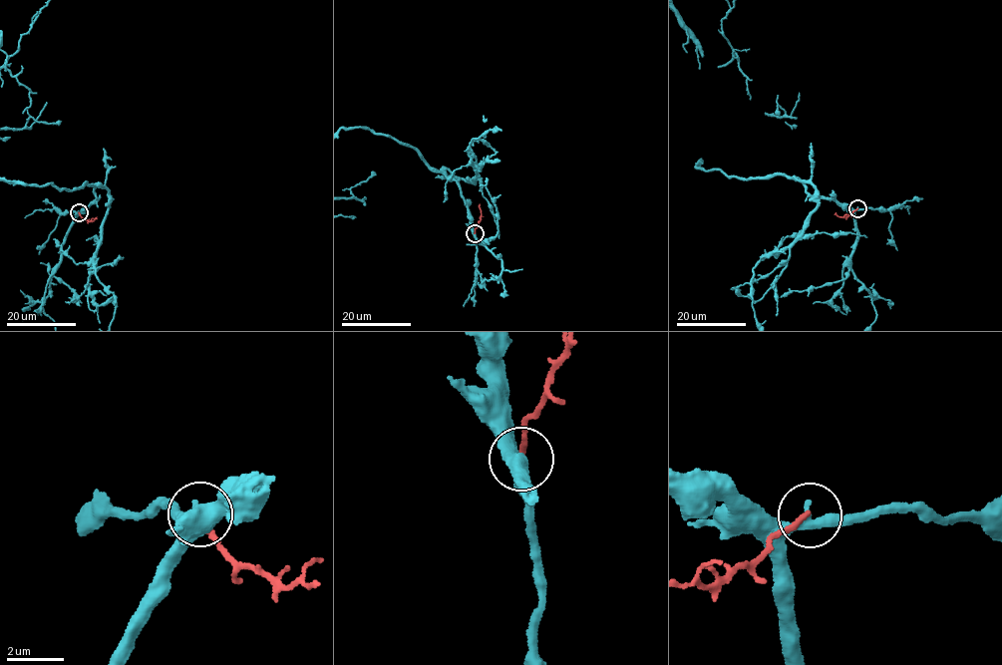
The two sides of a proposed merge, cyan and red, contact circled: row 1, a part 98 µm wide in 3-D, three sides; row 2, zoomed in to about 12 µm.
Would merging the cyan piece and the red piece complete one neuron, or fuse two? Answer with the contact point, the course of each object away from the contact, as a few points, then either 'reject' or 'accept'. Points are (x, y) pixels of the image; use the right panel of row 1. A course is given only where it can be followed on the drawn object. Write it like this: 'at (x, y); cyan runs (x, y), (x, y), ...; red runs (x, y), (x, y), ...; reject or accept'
at (857, 208); red runs (857, 208), (845, 217), (834, 214); reject

